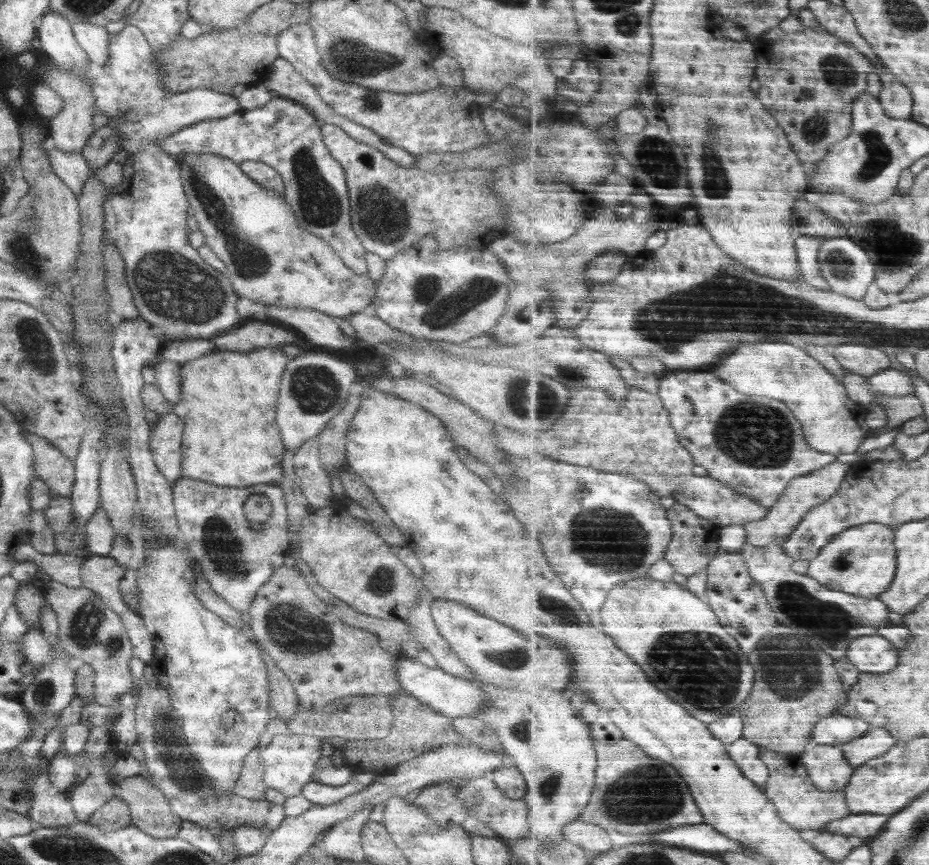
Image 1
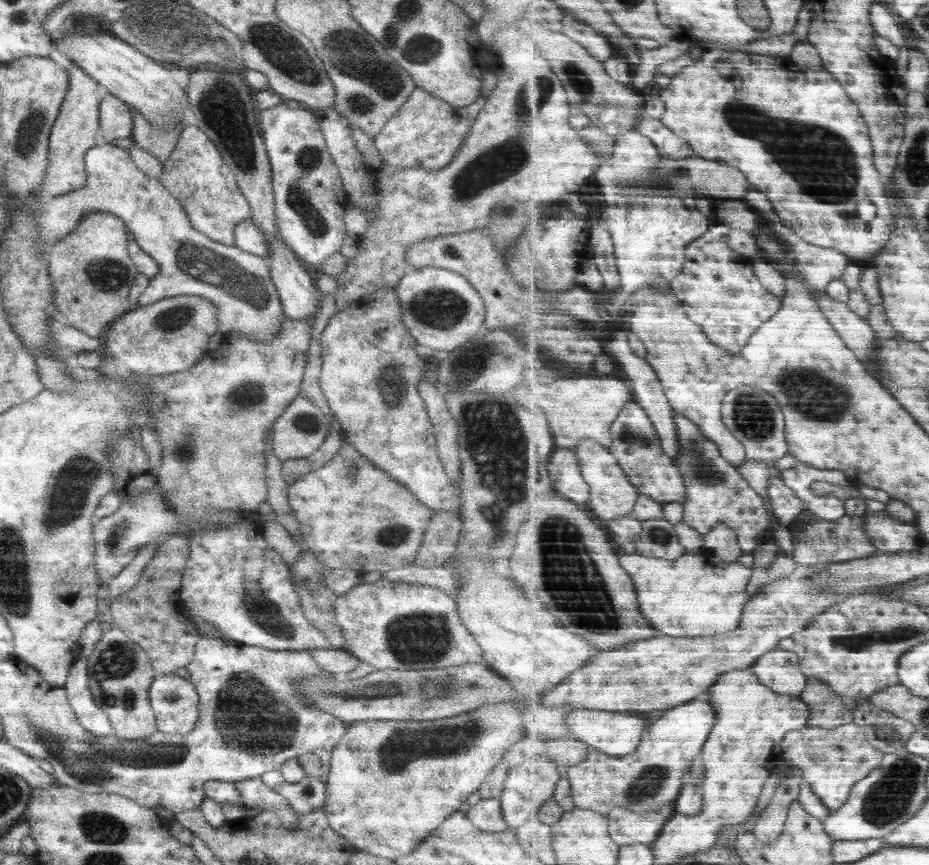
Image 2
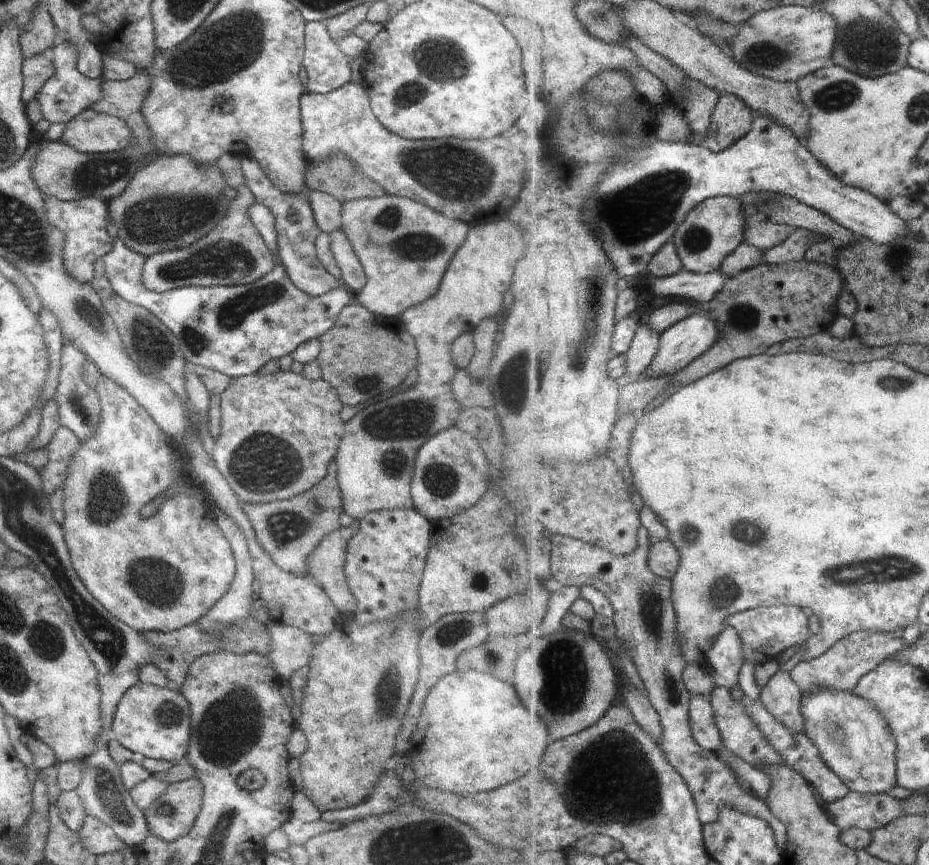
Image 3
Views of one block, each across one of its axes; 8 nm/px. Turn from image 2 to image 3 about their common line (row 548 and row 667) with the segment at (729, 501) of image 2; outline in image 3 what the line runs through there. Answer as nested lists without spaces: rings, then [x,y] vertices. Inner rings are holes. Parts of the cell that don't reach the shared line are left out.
[[[772,606],[772,608],[756,608],[747,610],[727,618],[727,626],[733,626],[743,638],[745,663],[742,670],[742,689],[750,699],[760,701],[762,687],[757,683],[757,666],[770,659],[779,658],[779,653],[788,648],[802,646],[813,634],[810,617],[796,606]]]

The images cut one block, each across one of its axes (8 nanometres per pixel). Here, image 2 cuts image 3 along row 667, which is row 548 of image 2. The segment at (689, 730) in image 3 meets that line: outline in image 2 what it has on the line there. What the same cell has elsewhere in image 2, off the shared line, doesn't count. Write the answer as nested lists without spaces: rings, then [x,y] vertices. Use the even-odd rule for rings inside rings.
[[[664,518],[644,522],[644,531],[637,539],[636,547],[640,554],[668,560],[676,560],[688,551],[681,542],[676,525]]]

